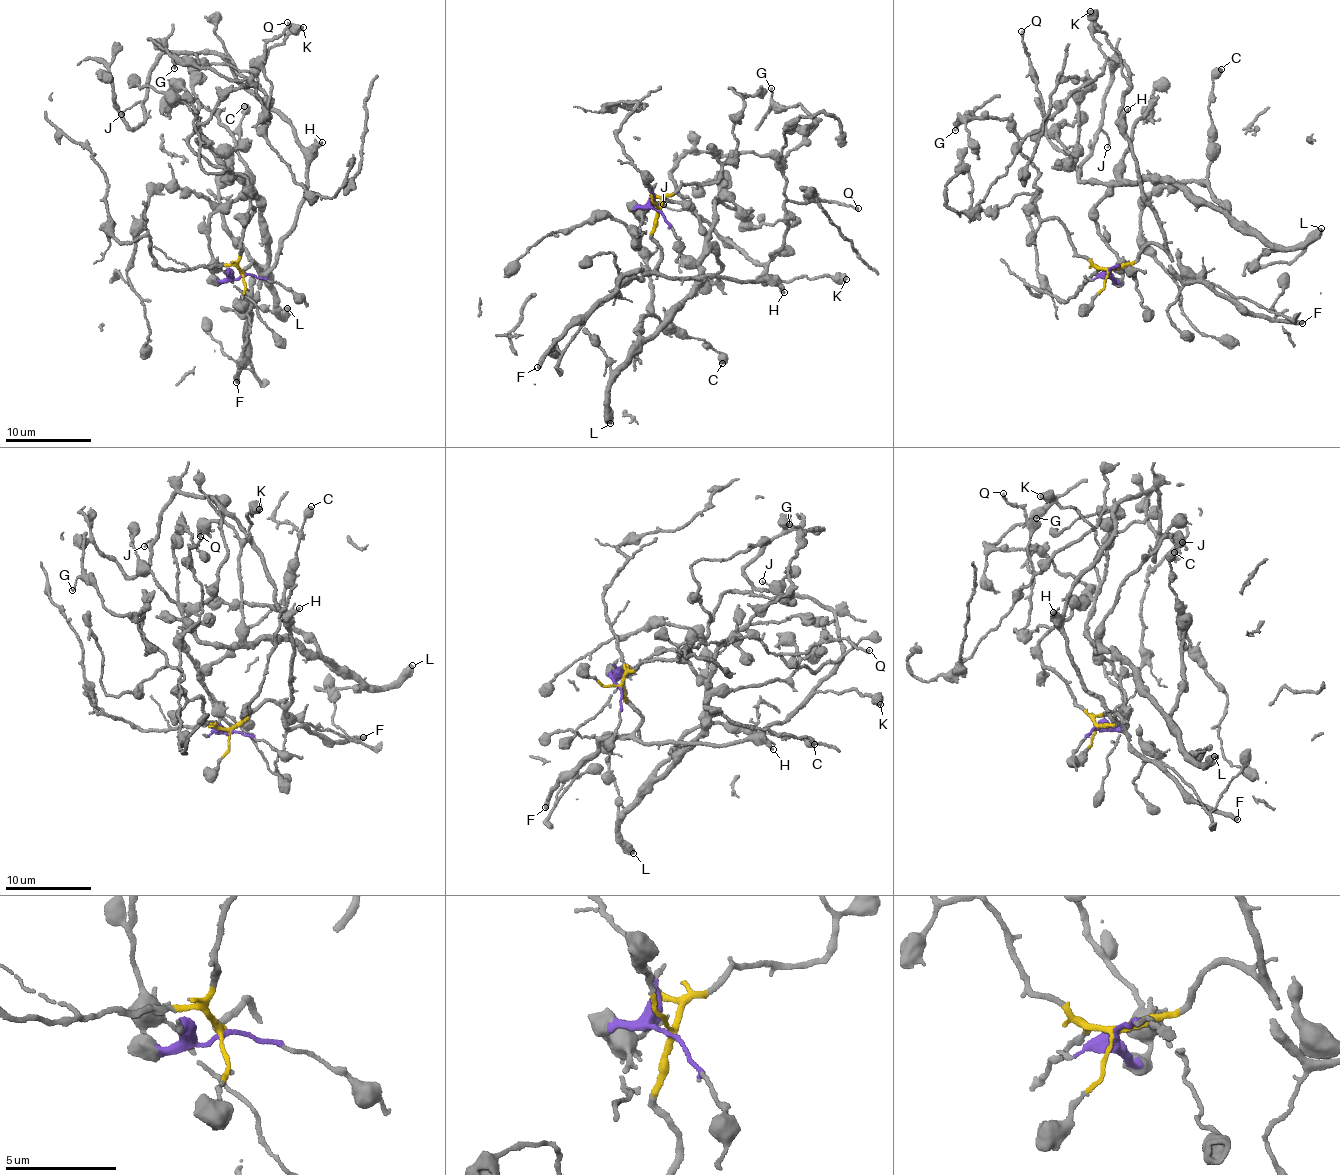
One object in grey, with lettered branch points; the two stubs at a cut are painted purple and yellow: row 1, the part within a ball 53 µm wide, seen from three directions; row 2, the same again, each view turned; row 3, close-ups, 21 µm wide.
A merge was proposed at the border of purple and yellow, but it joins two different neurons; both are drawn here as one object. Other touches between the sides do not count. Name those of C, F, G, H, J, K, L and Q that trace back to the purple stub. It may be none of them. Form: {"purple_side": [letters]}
{"purple_side": ["C", "L"]}

